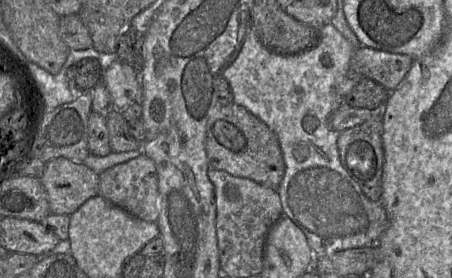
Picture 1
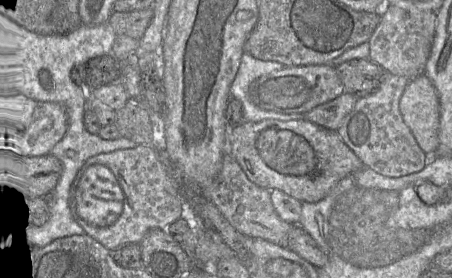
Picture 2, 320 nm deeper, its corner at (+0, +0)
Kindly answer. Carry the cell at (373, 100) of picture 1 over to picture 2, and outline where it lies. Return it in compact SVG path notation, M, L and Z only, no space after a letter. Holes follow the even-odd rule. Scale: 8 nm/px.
M354 59L336 67L337 74L347 92L357 99L375 92L387 73L370 59Z

